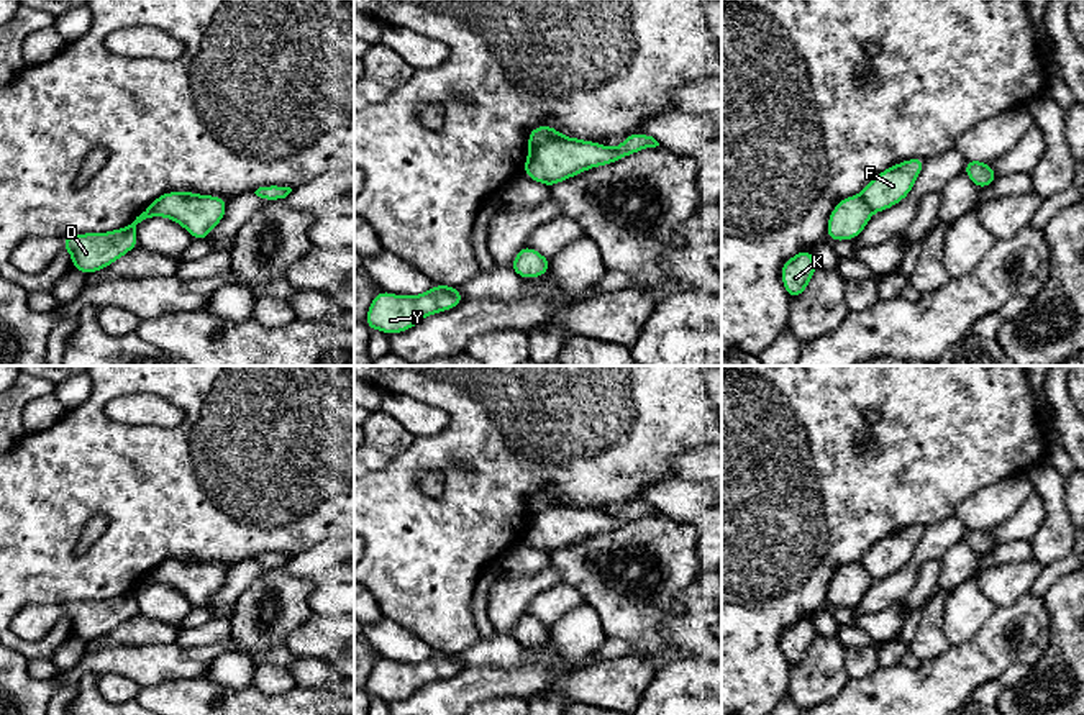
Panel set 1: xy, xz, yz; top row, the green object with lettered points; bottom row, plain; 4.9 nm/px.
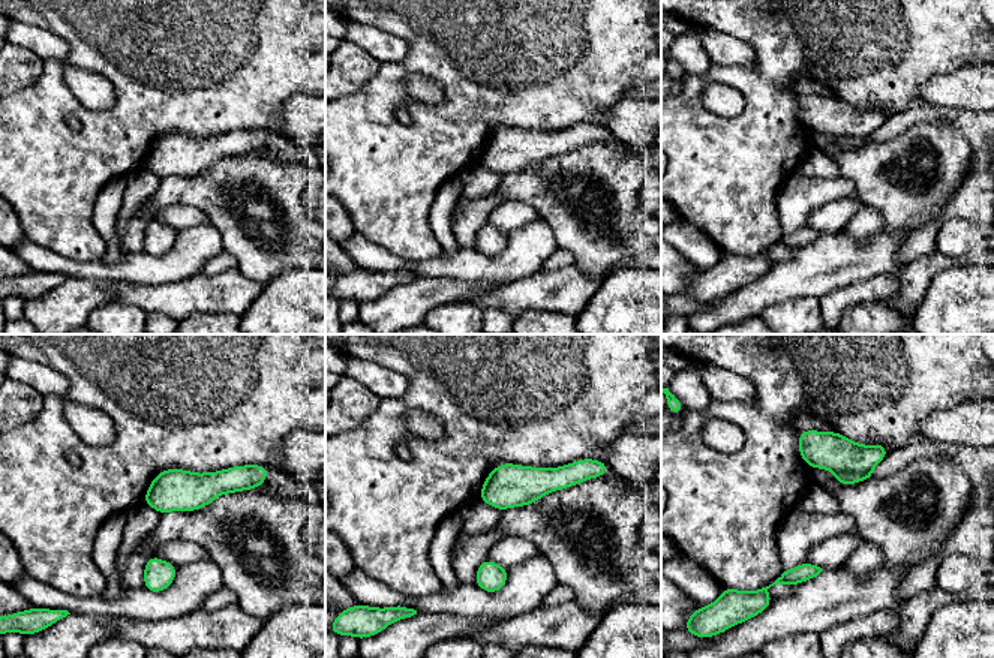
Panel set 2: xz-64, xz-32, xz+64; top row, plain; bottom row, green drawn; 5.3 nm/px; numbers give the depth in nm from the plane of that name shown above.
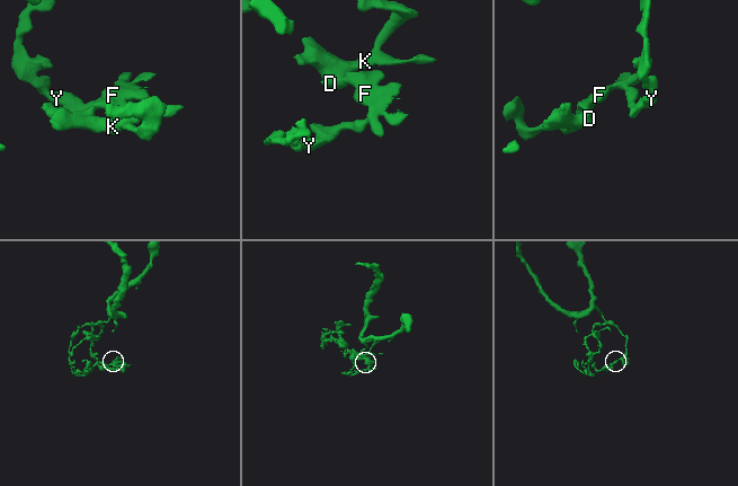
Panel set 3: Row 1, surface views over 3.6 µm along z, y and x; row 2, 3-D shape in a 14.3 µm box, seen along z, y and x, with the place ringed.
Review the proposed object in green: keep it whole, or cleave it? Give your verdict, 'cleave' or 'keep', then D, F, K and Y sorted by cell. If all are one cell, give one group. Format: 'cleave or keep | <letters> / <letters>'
cleave | D K / F Y

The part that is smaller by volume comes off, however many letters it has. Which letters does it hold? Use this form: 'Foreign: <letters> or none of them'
Foreign: D, K

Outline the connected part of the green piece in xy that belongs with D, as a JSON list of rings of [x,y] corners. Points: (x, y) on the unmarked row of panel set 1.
[[[167,559],[157,564],[136,587],[108,600],[69,602],[61,607],[72,623],[72,635],[92,641],[113,631],[138,613],[136,592],[146,585],[166,584],[184,594],[194,607],[207,607],[226,581],[226,566]]]

